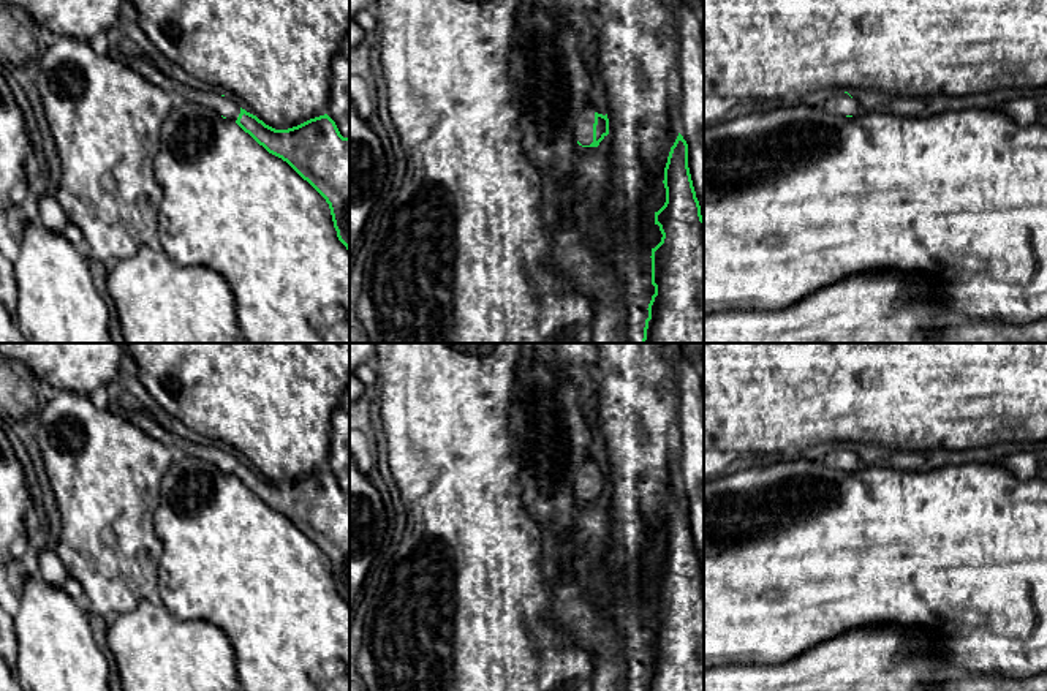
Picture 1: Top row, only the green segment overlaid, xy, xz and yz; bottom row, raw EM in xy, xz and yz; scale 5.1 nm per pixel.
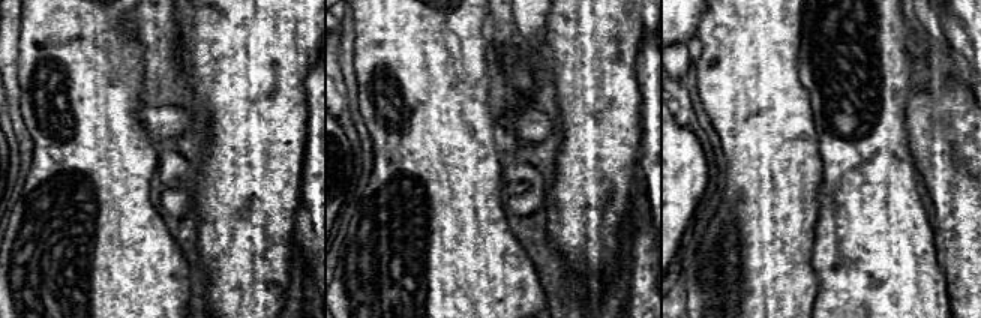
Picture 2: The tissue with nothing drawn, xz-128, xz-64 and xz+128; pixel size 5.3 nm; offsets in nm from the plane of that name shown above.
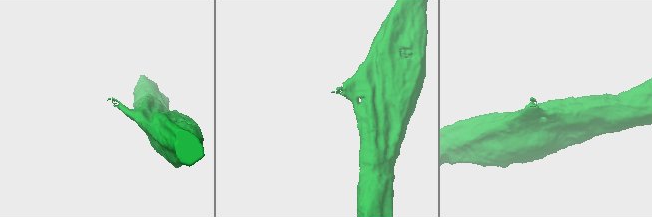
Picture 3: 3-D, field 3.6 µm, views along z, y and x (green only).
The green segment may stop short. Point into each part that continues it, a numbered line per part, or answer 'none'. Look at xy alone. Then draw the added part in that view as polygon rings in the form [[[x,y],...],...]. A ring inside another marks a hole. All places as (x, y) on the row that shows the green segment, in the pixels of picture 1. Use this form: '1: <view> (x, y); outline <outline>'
1: xy (116, 49); outline [[[103,40],[98,43],[100,49],[114,60],[133,68],[149,82],[164,89],[168,93],[180,95],[187,100],[196,101],[202,106],[212,108],[220,115],[237,120],[240,108],[226,96],[214,90],[202,90],[198,84],[182,84],[176,77],[164,74],[153,63],[134,54],[127,44],[119,40]]]

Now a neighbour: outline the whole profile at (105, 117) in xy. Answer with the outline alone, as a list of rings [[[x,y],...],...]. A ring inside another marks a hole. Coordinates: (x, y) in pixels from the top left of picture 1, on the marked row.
[[[57,36],[52,46],[43,49],[35,68],[62,164],[54,196],[68,221],[81,229],[89,261],[111,266],[136,255],[144,245],[161,248],[158,207],[163,190],[152,164],[160,149],[163,120],[174,103],[172,95],[104,54],[95,41]]]

